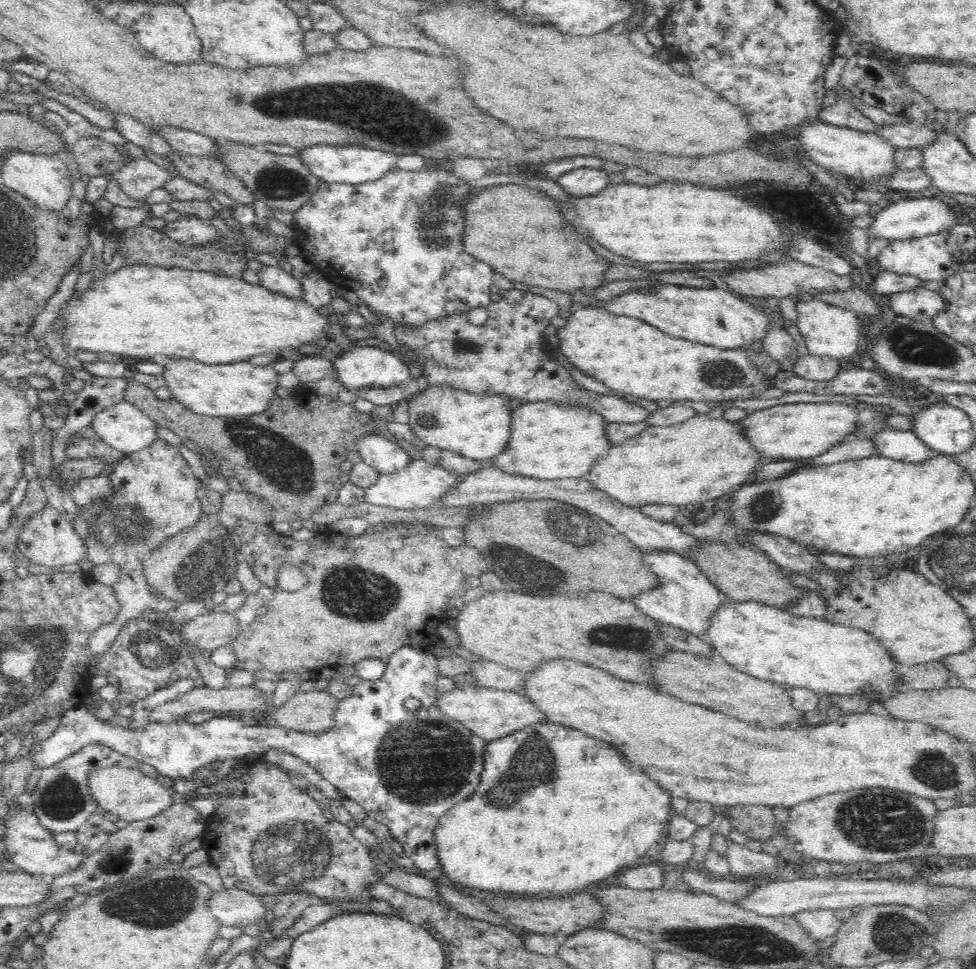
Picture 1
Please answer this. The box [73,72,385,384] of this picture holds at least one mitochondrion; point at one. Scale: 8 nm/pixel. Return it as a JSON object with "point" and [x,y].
{"point":[276,182]}

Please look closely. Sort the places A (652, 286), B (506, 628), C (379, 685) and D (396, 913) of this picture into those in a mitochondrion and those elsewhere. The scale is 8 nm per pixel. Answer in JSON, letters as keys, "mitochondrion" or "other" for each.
{"A":"other","B":"other","C":"other","D":"other"}

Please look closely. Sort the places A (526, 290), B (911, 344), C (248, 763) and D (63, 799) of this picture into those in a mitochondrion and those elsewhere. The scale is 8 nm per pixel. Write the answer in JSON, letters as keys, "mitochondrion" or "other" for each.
{"A":"other","B":"mitochondrion","C":"other","D":"mitochondrion"}

